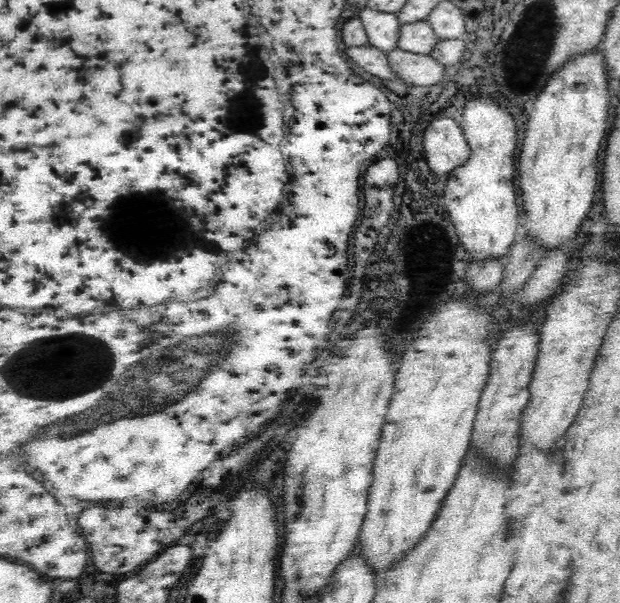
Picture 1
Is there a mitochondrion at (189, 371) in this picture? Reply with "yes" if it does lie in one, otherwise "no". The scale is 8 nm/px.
yes

